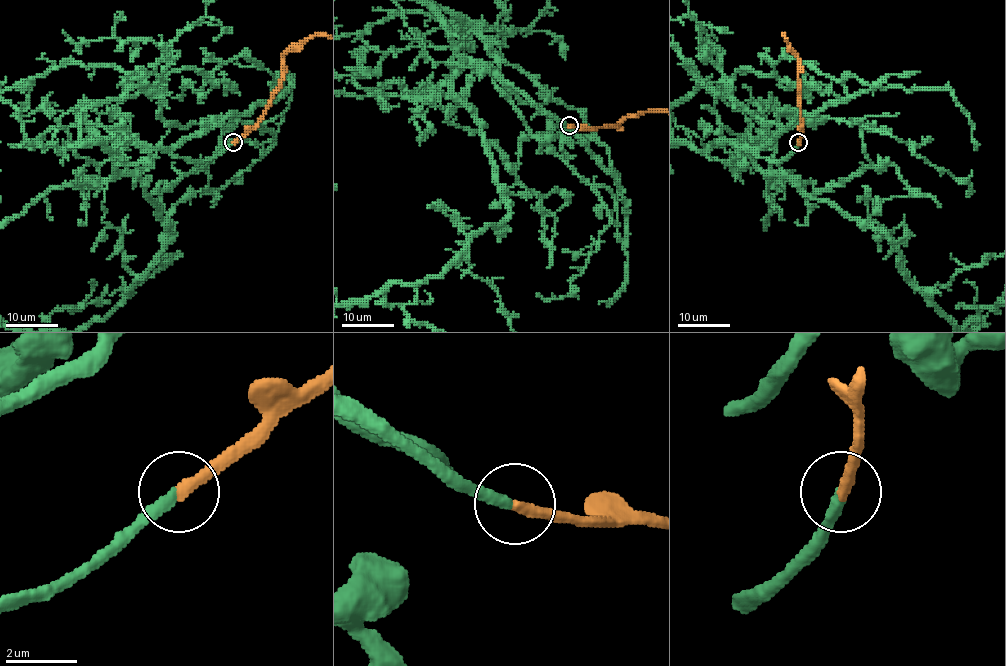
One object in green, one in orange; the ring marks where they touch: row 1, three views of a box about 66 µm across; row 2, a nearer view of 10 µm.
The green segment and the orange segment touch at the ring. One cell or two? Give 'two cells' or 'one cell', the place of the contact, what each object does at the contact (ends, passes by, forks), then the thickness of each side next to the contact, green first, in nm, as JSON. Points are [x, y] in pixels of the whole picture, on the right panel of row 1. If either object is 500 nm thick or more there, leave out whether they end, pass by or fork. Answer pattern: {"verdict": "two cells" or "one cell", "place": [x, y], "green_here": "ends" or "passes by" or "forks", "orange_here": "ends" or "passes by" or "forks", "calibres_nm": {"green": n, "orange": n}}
{"verdict": "one cell", "place": [798, 142], "green_here": "ends", "orange_here": "ends", "calibres_nm": {"green": 340, "orange": 320}}

